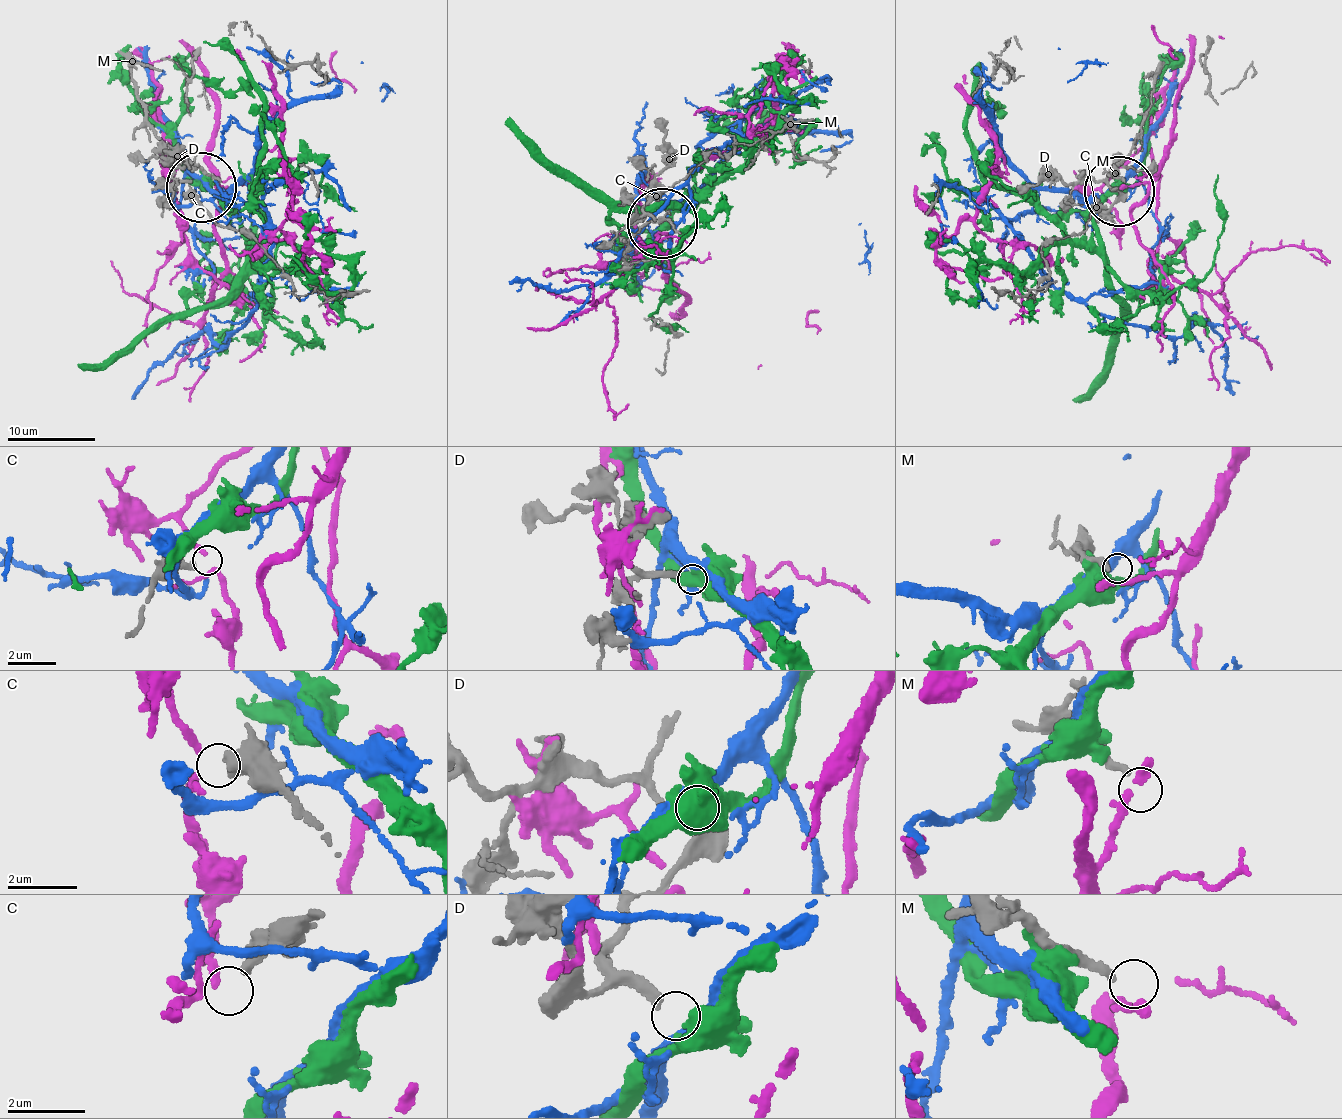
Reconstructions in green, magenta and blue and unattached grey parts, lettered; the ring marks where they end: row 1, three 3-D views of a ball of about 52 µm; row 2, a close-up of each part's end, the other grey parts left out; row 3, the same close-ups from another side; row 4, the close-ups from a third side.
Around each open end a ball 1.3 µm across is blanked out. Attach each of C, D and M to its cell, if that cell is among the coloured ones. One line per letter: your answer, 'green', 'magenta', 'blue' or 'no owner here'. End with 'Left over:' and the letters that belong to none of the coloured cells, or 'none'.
C: no owner here
D: green
M: no owner here
Left over: C, M

